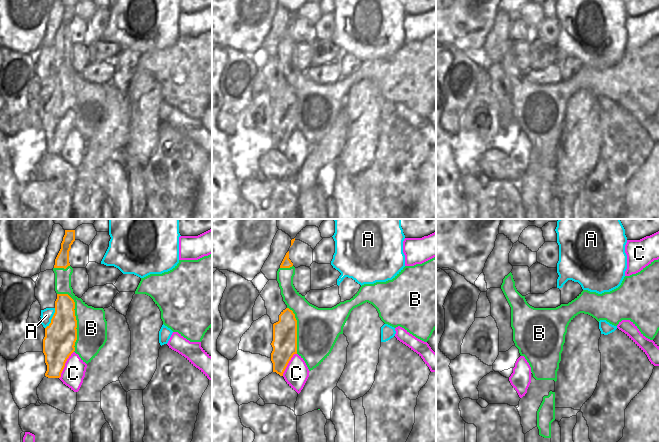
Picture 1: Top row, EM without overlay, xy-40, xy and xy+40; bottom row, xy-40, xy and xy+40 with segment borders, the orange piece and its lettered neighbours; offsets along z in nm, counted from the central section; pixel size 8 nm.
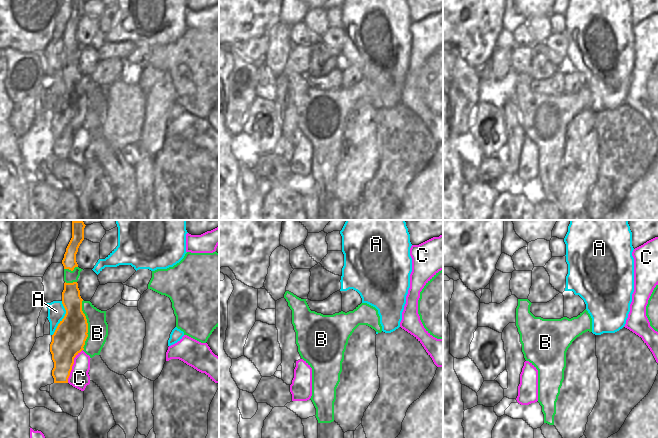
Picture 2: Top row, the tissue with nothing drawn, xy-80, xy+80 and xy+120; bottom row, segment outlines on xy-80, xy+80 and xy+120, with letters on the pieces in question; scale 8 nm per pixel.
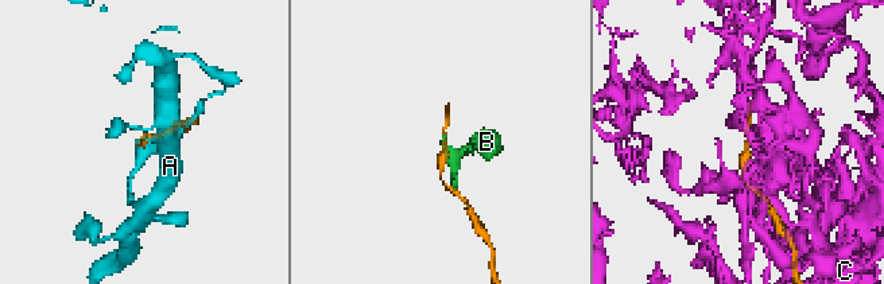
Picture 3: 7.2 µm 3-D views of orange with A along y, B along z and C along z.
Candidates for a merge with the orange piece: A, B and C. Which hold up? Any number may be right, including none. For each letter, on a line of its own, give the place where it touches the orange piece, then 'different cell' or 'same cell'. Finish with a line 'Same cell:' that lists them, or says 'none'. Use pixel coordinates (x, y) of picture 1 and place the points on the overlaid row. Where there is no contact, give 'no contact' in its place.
A: contact xy-40 (52, 318); different cell
B: contact xy-40 (75, 318); different cell
C: contact xy-40 (64, 365); different cell
Same cell: none

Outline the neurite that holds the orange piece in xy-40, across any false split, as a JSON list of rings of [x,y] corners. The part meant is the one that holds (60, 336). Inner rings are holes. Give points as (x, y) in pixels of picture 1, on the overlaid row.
[[[57,294],[55,313],[45,328],[43,353],[48,378],[60,378],[67,359],[75,351],[77,320],[75,302],[68,294]]]

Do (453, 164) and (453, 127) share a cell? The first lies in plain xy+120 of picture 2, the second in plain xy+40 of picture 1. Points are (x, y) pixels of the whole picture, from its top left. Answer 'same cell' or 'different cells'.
different cells

